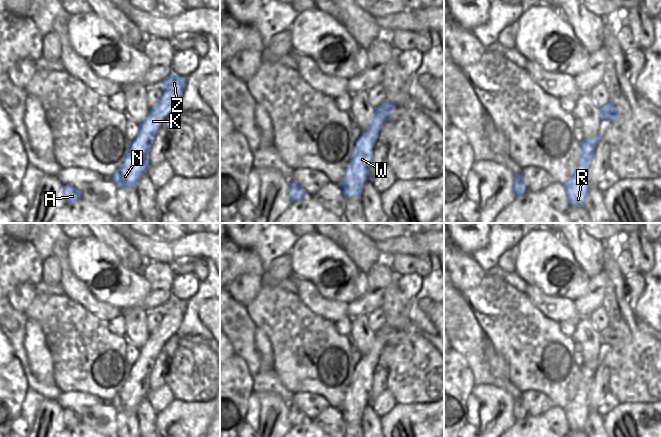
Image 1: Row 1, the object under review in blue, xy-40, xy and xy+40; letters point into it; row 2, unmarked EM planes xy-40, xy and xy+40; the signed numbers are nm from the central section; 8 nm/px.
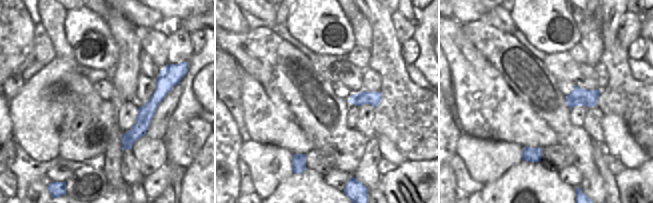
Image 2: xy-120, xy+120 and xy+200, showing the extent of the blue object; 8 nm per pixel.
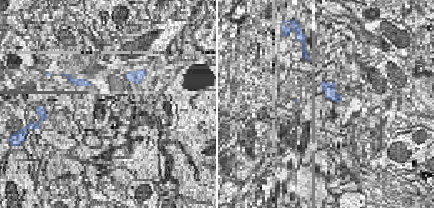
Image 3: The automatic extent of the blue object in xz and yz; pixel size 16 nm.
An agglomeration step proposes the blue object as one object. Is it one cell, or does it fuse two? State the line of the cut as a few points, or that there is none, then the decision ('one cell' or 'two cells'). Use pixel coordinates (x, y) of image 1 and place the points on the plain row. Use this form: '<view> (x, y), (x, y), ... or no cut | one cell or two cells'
xy (391, 337), (386, 344) | two cells

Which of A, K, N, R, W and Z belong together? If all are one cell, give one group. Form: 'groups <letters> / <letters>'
groups A / K N R W Z

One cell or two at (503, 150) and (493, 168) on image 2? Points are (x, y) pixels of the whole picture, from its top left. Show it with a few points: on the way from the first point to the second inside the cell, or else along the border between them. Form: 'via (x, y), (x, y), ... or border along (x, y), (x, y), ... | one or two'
via (500, 154), (493, 161), (493, 164) | one

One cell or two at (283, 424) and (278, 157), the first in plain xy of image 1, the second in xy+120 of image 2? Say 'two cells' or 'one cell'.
one cell

